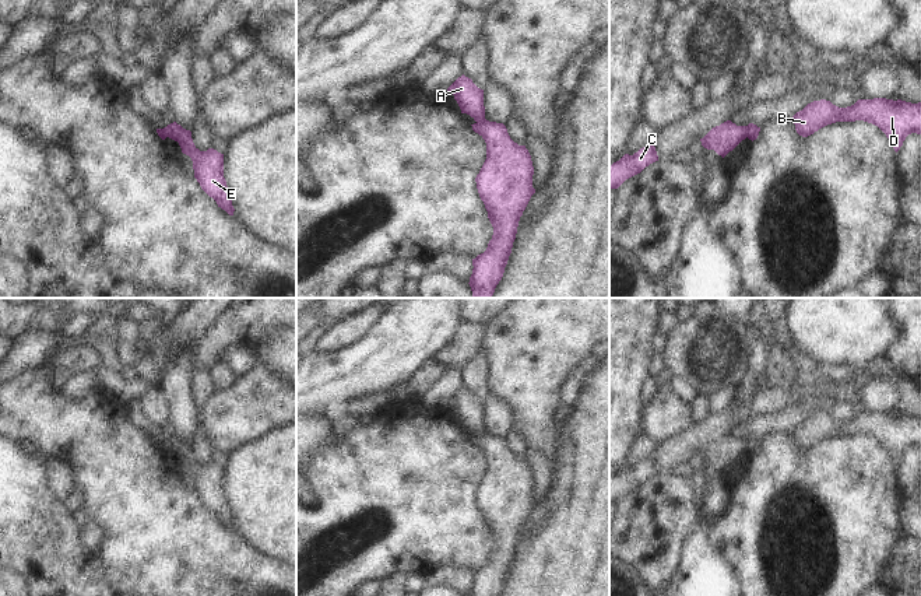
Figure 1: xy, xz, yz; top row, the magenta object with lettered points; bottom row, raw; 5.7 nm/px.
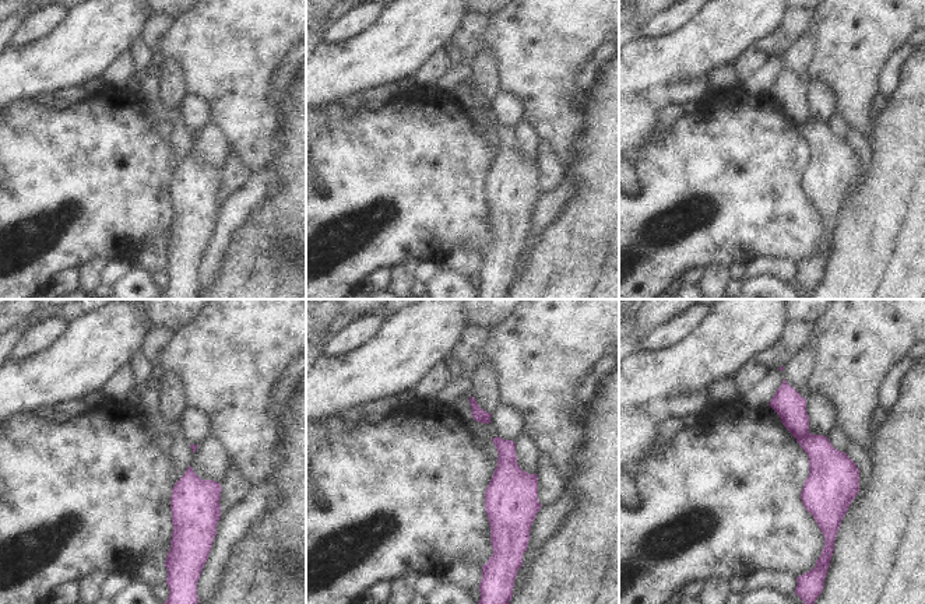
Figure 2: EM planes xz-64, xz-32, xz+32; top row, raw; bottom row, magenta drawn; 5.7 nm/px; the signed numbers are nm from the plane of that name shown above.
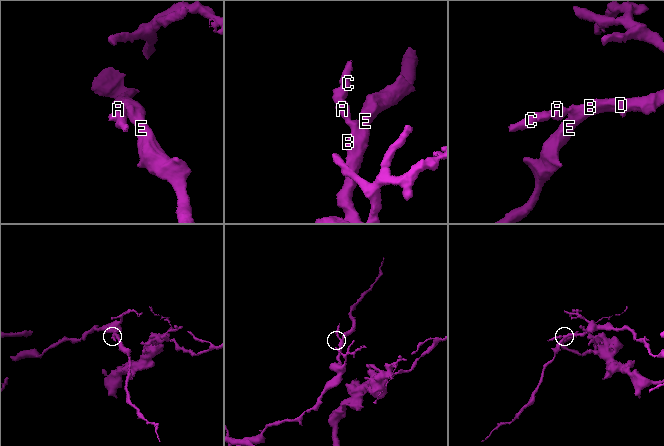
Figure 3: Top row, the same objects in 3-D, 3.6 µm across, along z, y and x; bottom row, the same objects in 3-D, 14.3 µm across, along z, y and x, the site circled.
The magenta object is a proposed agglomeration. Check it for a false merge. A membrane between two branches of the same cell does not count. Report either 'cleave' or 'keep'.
cleave

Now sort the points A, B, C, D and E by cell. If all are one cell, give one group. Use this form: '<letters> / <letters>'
A C / B D E

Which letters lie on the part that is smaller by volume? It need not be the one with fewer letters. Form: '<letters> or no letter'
A, C

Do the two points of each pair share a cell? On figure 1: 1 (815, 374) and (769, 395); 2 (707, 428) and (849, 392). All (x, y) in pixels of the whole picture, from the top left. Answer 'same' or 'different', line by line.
1: different
2: same

